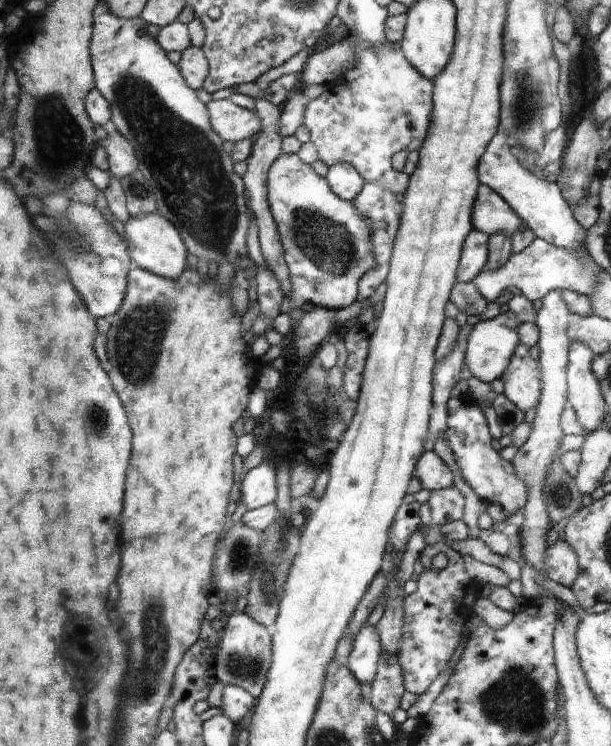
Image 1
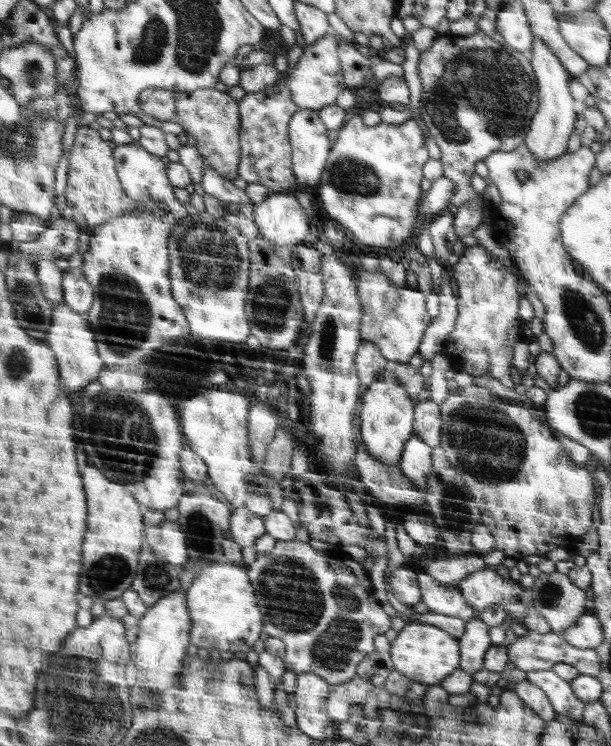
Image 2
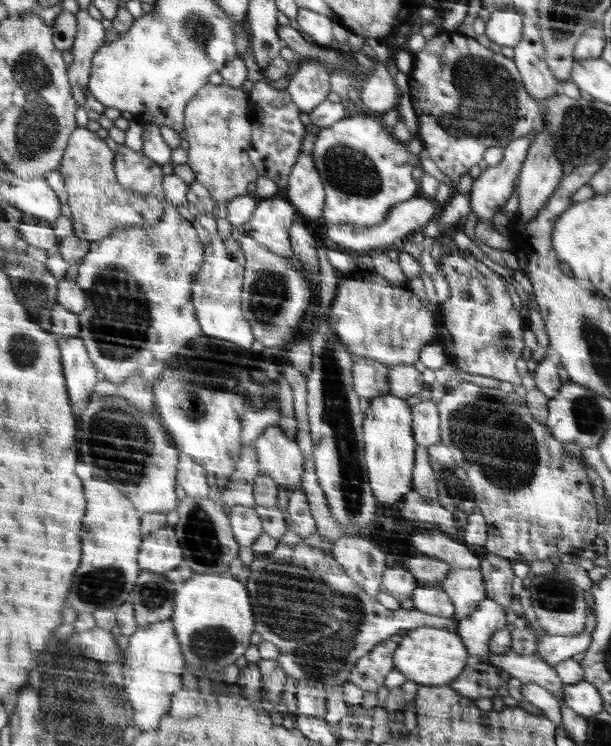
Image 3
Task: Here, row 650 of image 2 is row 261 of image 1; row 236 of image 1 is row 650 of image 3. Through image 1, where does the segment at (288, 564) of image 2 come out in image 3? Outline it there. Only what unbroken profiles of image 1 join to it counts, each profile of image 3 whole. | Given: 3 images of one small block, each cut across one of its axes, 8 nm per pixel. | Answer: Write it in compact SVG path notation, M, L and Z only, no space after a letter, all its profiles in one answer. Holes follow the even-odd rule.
M278 543L272 554L254 560L250 566L252 574L246 580L249 591L256 632L264 641L272 642L280 651L277 661L288 677L299 680L317 681L327 686L336 686L349 681L357 662L369 654L378 643L390 639L400 628L404 630L418 627L442 627L457 632L458 619L454 617L432 616L418 609L386 610L376 597L365 593L350 576L347 576L332 553L302 544Z

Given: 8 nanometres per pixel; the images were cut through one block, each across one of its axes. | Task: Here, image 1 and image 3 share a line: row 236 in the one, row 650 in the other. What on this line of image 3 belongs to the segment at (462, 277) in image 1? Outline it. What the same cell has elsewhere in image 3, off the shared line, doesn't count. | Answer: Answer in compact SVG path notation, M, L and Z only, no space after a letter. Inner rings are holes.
M486 597L472 615L458 620L456 633L464 641L470 659L489 656L489 640L497 630L506 627L508 610Z

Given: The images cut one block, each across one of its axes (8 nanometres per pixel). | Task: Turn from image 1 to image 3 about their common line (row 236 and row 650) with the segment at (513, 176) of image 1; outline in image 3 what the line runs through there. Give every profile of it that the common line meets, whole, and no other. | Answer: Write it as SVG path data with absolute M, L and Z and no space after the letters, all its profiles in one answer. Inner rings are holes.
M586 629L573 635L544 634L537 639L536 656L555 667L562 661L588 650L592 635Z

